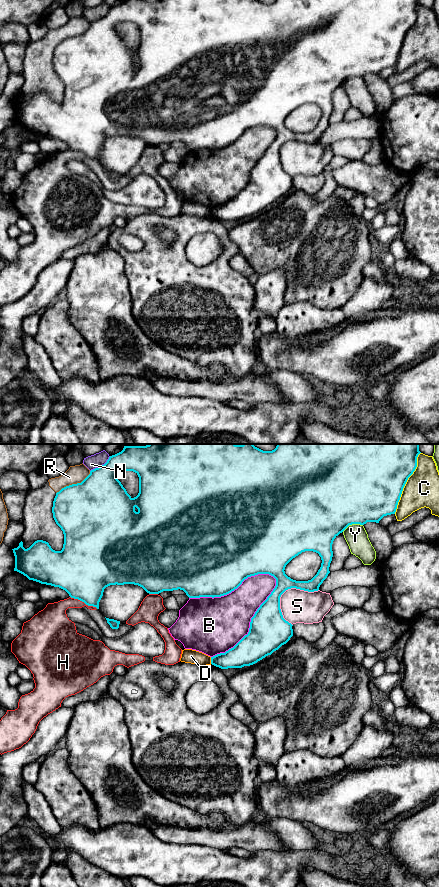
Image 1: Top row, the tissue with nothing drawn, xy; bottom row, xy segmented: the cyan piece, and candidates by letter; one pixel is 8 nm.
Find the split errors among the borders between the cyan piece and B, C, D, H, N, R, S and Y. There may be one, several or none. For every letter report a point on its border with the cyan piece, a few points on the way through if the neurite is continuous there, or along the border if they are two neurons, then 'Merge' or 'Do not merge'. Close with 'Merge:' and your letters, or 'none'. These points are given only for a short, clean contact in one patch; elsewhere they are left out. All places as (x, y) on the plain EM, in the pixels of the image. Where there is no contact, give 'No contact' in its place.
B: Touches cyan at xy (250, 174). Do not merge
C: Touches cyan at xy (405, 35). Do not merge
D: Touches cyan at xy (211, 212). Boundary: xy (210, 209), (211, 215). Do not merge
H: Touches cyan at xy (84, 154). Do not merge
N: Touches cyan at xy (100, 18). Do not merge
R: Touches cyan at xy (73, 36). Do not merge
S: Touches cyan at xy (288, 140). Do not merge
Y: Touches cyan at xy (352, 75). Do not merge
Merge: none

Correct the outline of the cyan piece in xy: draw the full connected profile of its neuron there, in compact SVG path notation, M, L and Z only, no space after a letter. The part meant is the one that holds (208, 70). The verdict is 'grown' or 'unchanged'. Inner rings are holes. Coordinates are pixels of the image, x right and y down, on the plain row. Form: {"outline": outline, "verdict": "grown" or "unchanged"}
{"outline": "M123 0L121 4L110 8L104 17L91 22L81 35L66 38L56 45L52 65L56 76L64 86L62 102L53 102L49 95L43 92L37 92L25 101L21 93L17 100L12 101L15 108L14 123L23 126L29 132L59 139L65 142L71 150L97 161L99 161L104 141L110 137L134 136L142 139L149 146L180 141L189 150L214 150L231 145L248 129L269 126L276 131L276 138L251 170L248 186L225 205L211 209L211 216L221 221L250 218L271 207L293 188L293 177L283 170L280 161L281 147L291 140L308 144L318 143L330 125L334 91L349 77L379 75L384 68L395 66L403 40L417 19L417 9L420 5L419 0L275 0L272 3L263 3L259 0ZM125 23L133 23L139 29L139 45L134 50L127 45L116 29L119 24ZM305 103L318 105L322 112L321 119L311 132L293 132L285 126L285 119L293 110Z", "verdict": "unchanged"}

